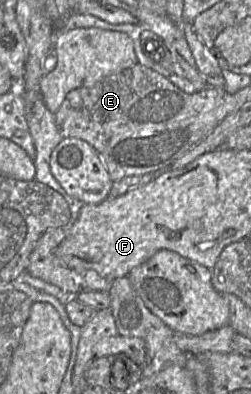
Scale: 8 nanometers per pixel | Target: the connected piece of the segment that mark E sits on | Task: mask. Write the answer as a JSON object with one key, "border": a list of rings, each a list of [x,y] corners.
{"border":[[[136,64],[112,74],[93,87],[81,87],[70,91],[55,113],[55,123],[60,135],[88,142],[101,156],[113,182],[131,176],[142,176],[156,172],[182,157],[204,140],[229,114],[217,120],[209,114],[214,105],[225,94],[224,89],[206,86],[187,94],[156,71]]]}

